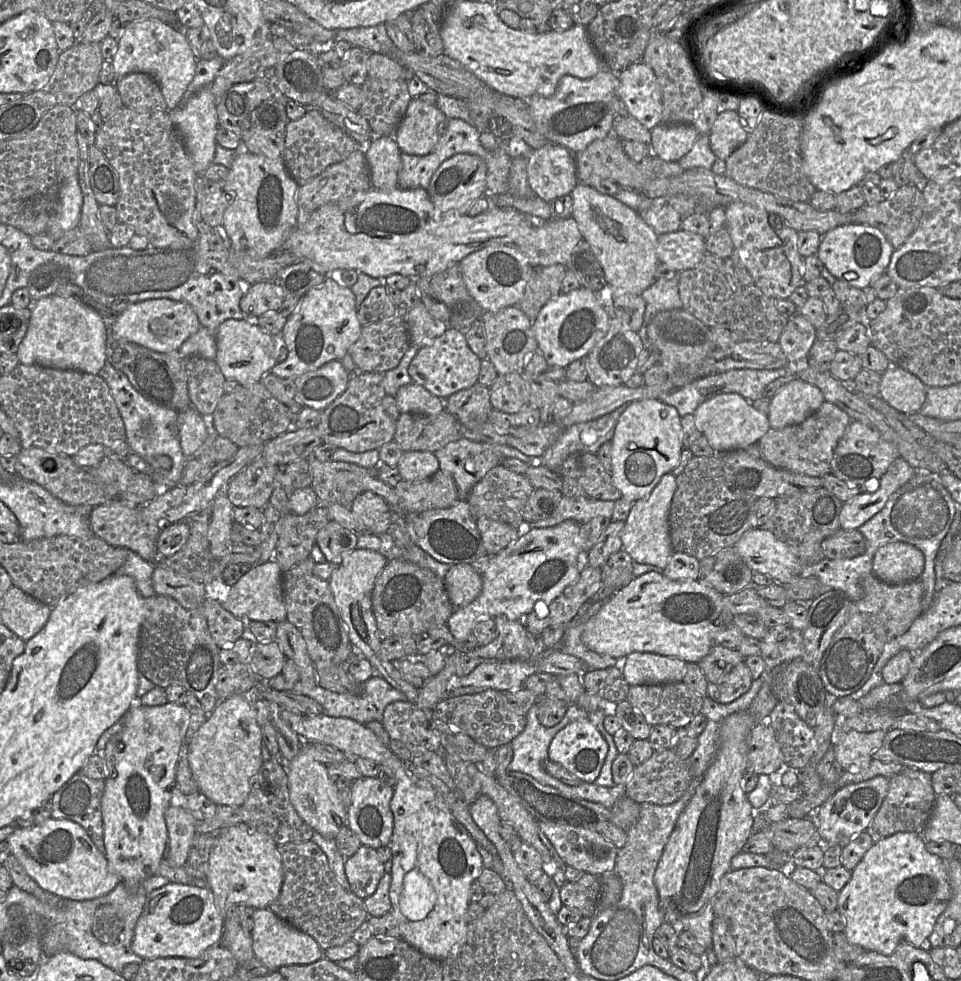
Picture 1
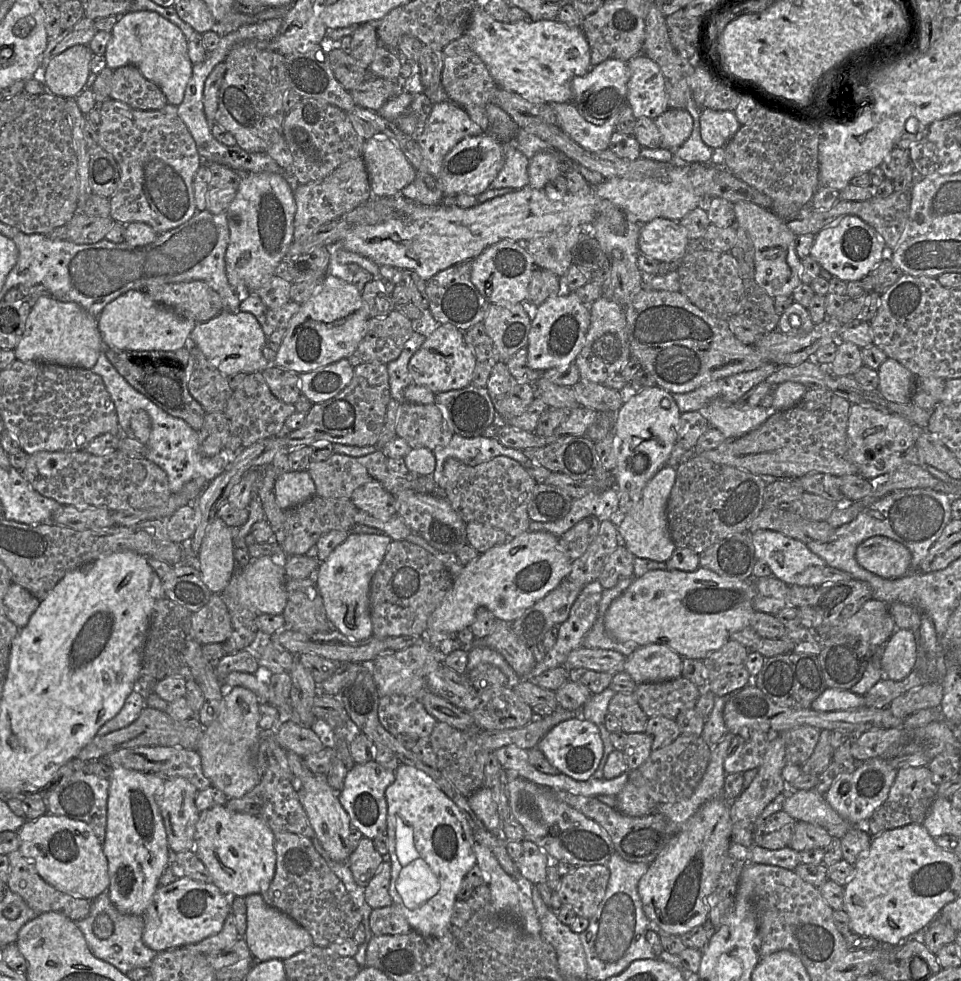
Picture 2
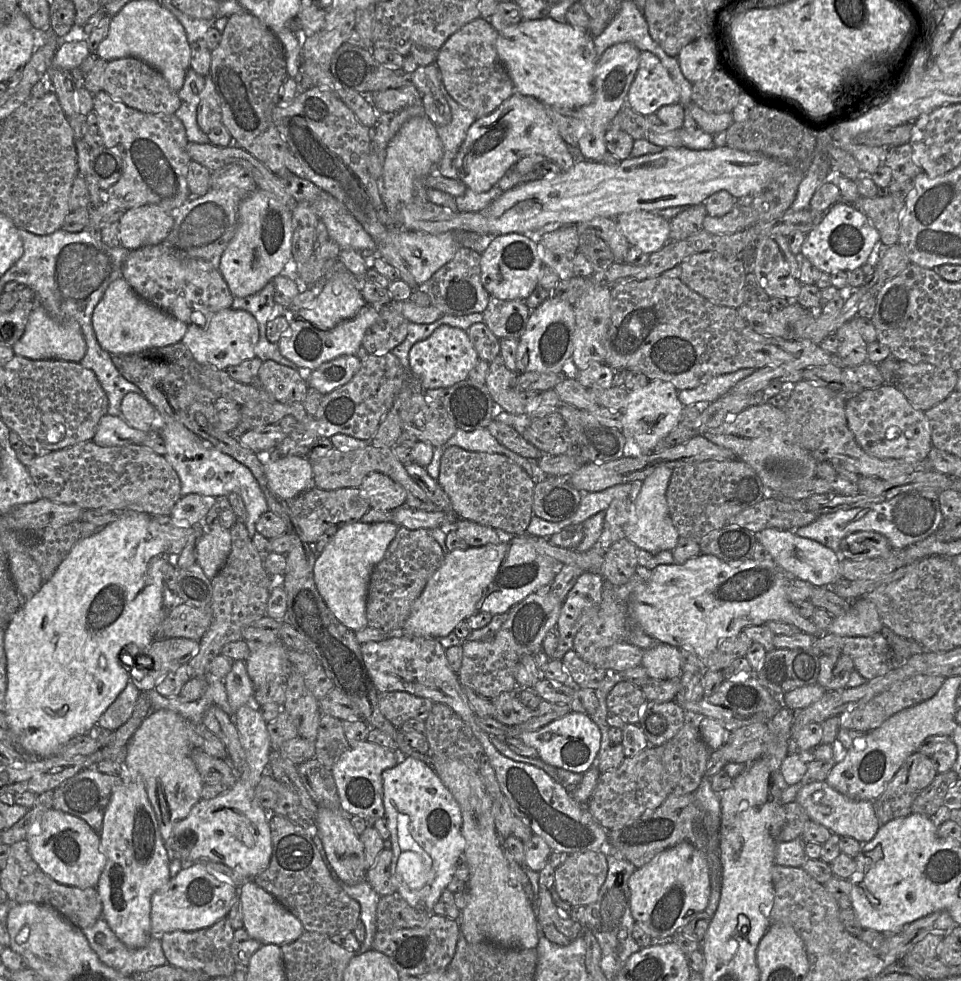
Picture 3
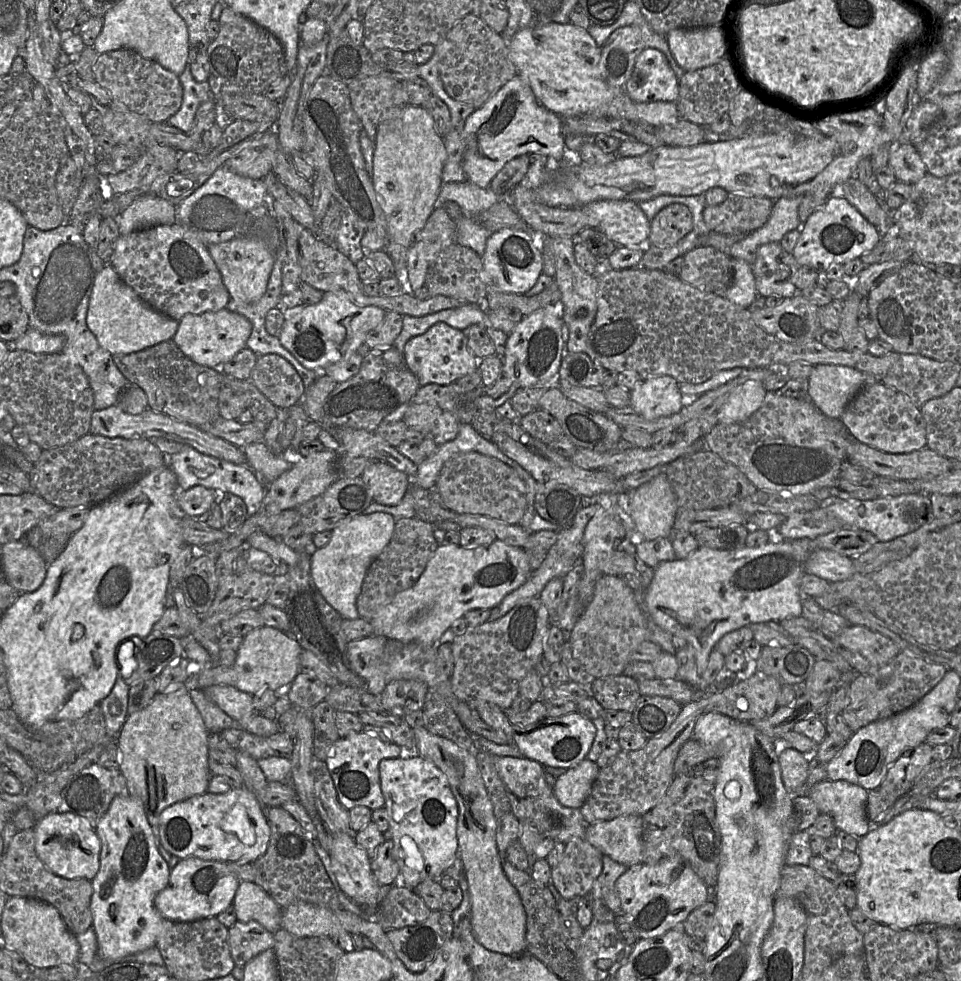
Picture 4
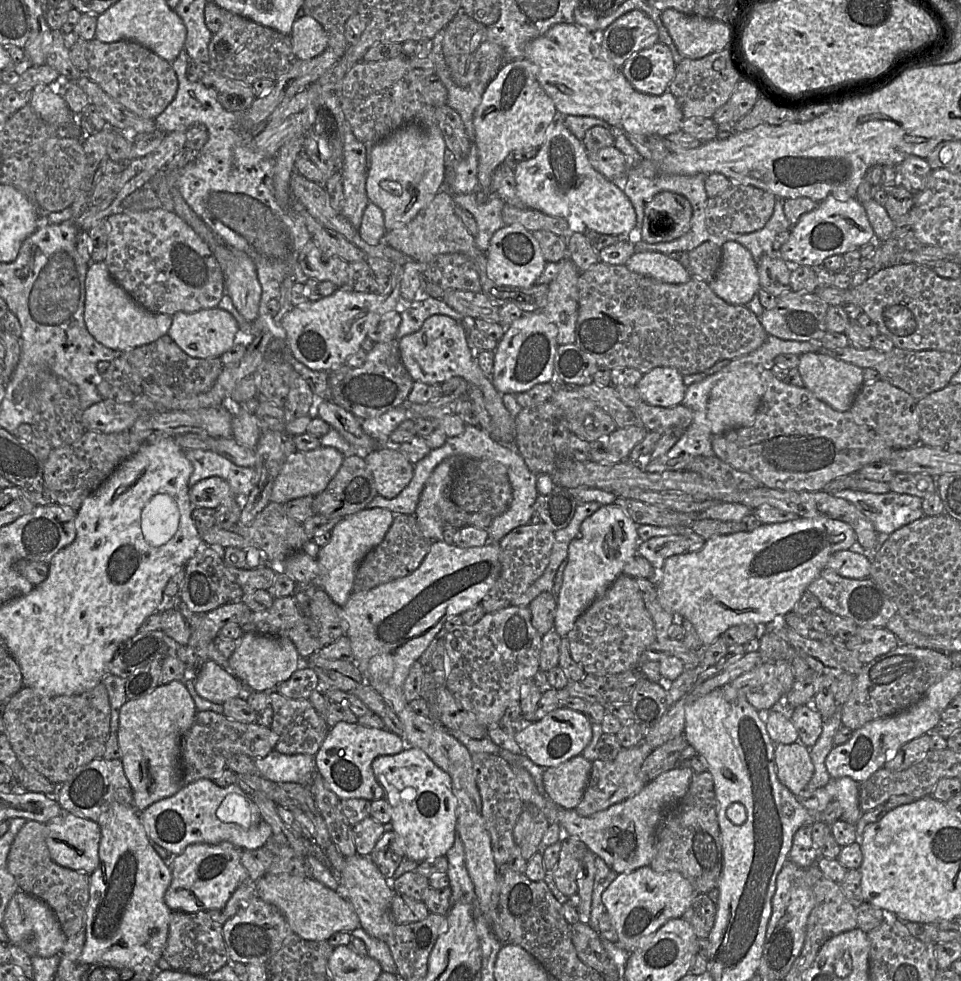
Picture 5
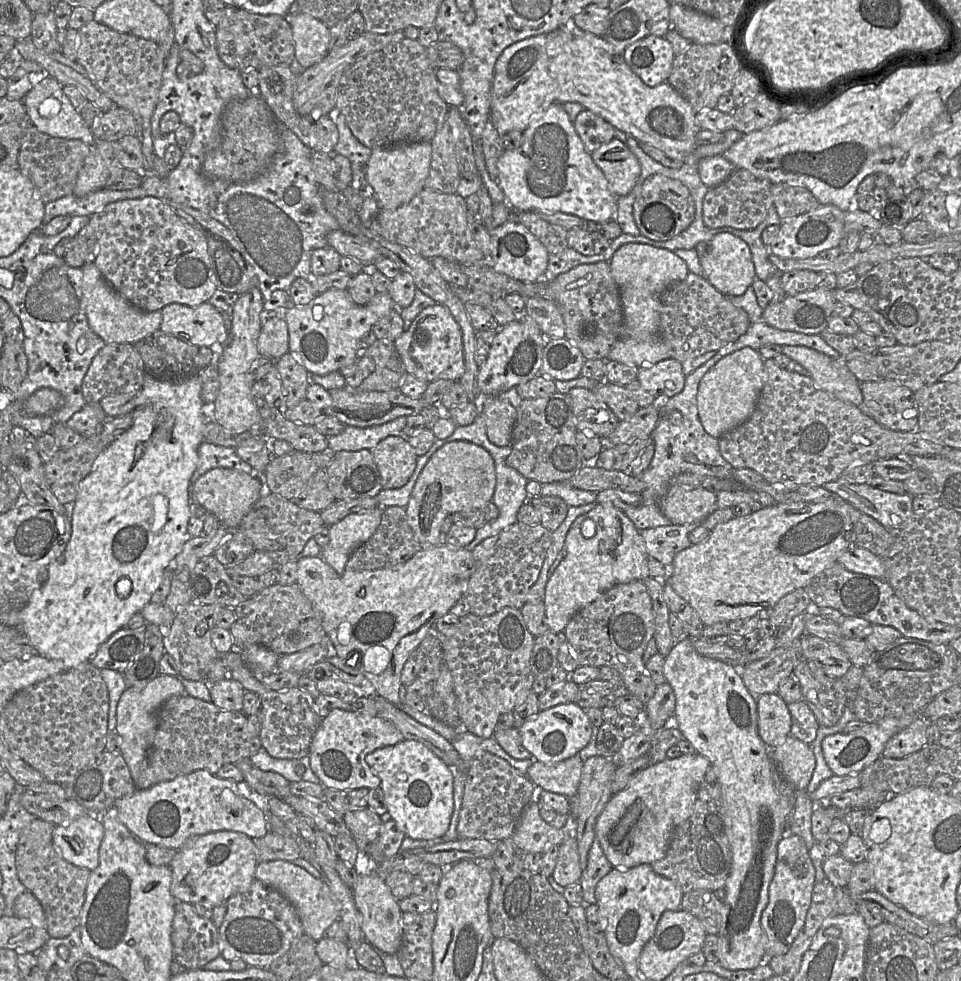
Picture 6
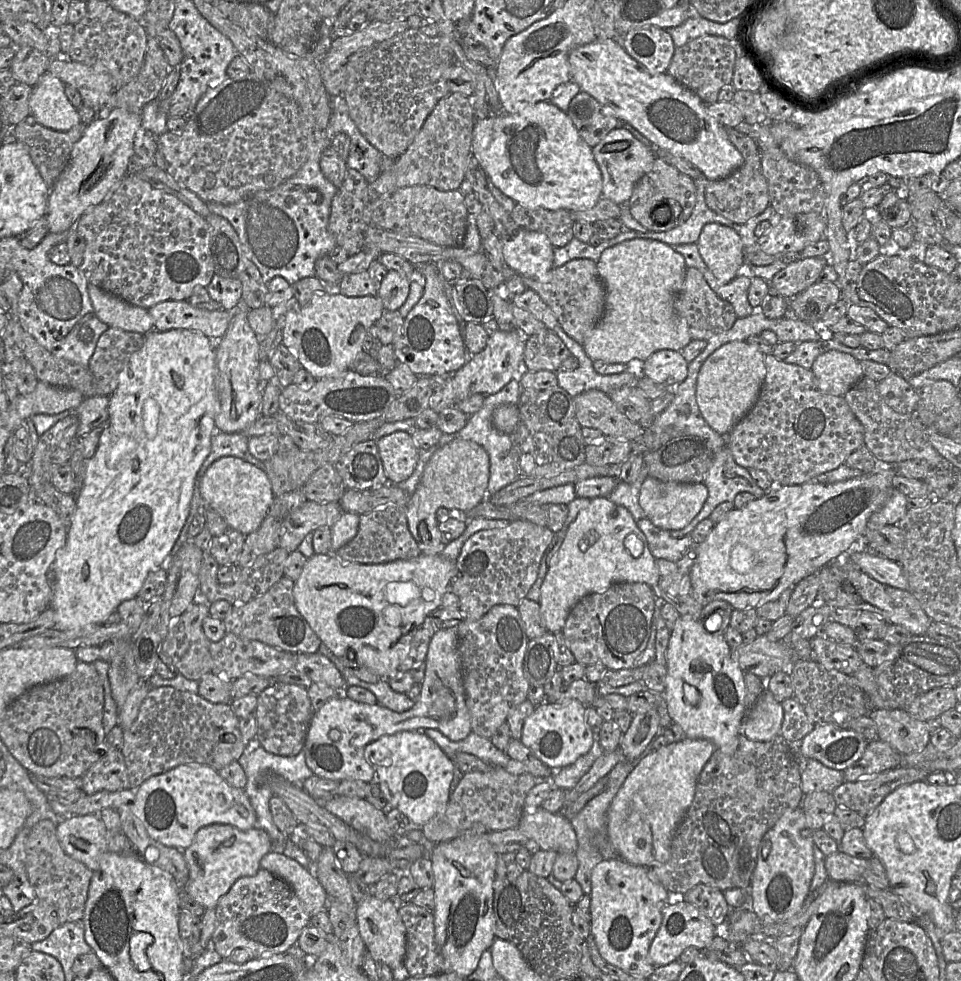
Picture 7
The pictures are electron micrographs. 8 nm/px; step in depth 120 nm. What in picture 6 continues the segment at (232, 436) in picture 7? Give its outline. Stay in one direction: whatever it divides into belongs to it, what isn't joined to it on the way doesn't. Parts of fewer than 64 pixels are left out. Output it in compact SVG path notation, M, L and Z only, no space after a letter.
M201 442L198 447L198 466L192 474L189 482L189 505L199 504L194 496L193 487L196 481L213 468L231 468L256 476L255 469L242 460L235 448L216 445L209 442Z

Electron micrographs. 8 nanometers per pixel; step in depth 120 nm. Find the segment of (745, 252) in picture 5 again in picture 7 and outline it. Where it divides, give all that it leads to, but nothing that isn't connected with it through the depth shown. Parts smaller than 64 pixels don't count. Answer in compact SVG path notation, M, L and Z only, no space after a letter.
M707 223L696 244L703 261L720 282L728 283L744 271L744 245L731 227Z

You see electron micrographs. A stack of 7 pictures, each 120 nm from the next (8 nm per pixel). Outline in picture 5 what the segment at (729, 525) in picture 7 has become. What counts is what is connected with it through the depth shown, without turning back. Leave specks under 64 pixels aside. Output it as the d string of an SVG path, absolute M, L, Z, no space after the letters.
M827 516L799 517L781 523L761 524L750 532L713 536L697 551L687 551L666 559L663 568L658 571L658 601L675 617L689 620L706 648L732 626L767 624L785 617L792 612L807 586L825 568L830 555L856 546L857 535L852 527Z

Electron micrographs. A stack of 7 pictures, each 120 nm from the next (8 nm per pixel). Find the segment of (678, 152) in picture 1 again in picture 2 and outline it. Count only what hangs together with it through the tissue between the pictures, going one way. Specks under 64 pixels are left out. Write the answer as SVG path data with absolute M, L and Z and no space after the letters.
M670 108L655 119L661 135L661 147L679 148L691 135L693 118L686 109Z

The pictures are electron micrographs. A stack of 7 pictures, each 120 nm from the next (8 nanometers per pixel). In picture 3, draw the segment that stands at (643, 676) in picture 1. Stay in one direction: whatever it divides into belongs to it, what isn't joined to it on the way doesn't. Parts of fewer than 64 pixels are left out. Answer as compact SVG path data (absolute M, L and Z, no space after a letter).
M658 643L644 650L641 666L650 678L679 679L682 673L680 650L670 644Z

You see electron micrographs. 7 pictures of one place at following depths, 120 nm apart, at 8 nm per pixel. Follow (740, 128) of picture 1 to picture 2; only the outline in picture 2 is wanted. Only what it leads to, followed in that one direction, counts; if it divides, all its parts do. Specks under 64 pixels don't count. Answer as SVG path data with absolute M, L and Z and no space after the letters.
M702 108L700 133L703 142L715 149L725 147L741 127L734 111Z

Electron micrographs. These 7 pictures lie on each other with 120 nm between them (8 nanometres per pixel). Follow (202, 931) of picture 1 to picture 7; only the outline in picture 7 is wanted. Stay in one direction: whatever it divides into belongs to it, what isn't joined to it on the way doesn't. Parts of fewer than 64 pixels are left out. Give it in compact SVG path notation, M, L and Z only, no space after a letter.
M225 824L204 826L197 831L192 844L181 850L189 869L188 881L182 889L205 909L215 908L239 878L258 872L262 857L271 850L270 836L259 827L242 831Z

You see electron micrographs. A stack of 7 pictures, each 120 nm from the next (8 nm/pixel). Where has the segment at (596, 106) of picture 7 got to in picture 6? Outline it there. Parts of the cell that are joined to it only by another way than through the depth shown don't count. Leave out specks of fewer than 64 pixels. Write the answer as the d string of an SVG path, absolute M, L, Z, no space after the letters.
M588 109L578 114L574 127L589 153L595 152L615 138L616 128Z

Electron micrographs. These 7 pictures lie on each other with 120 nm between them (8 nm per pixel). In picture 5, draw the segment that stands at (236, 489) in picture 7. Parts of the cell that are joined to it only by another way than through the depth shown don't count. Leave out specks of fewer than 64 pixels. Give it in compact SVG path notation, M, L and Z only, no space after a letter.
M212 476L190 487L189 497L194 507L216 509L224 501L235 499L235 494L228 482L218 476Z

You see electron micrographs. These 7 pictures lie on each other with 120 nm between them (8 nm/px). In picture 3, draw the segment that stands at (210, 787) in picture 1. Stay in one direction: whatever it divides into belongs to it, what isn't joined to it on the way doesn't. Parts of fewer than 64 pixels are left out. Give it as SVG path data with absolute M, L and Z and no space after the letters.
M235 660L232 664L230 672L226 675L225 679L226 692L228 696L229 704L233 710L233 720L234 713L243 705L252 704L254 699L255 687L247 673L245 662L242 660Z

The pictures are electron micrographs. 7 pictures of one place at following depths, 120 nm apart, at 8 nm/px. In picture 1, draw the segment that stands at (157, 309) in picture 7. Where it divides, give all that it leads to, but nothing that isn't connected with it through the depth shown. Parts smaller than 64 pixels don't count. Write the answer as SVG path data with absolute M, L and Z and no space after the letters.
M244 319L223 321L217 329L215 338L217 344L215 362L227 380L236 380L239 384L261 381L262 377L278 362L273 336Z

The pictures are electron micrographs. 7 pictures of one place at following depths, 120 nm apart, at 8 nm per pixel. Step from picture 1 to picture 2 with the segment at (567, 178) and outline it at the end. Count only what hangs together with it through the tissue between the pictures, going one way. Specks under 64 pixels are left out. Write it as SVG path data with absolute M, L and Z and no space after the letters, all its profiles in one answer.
M558 151L539 152L529 160L529 186L543 190L545 186L563 175L568 168L566 158Z

